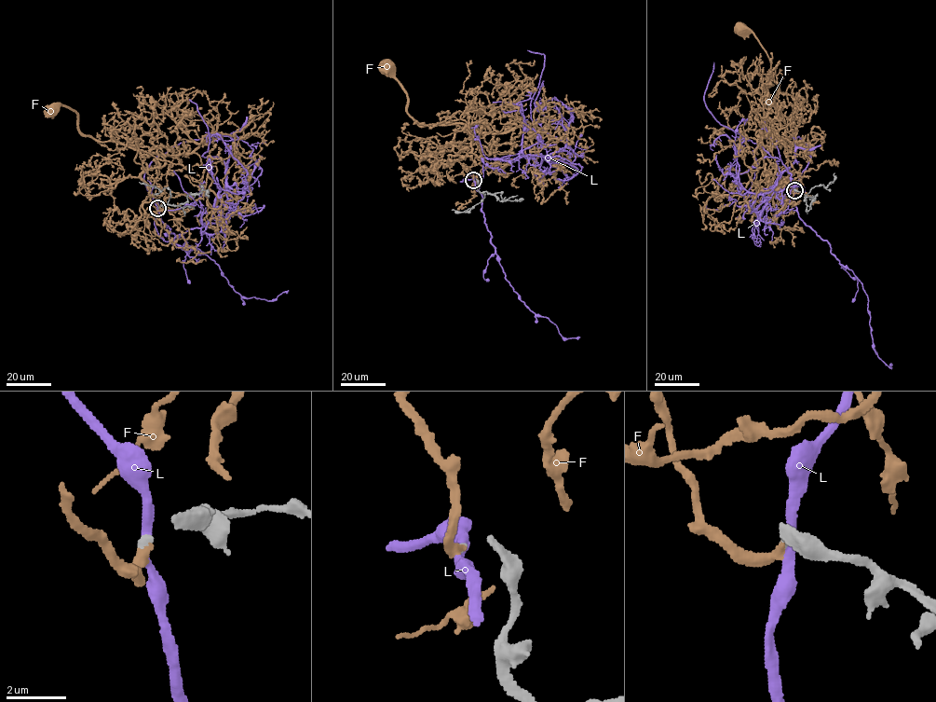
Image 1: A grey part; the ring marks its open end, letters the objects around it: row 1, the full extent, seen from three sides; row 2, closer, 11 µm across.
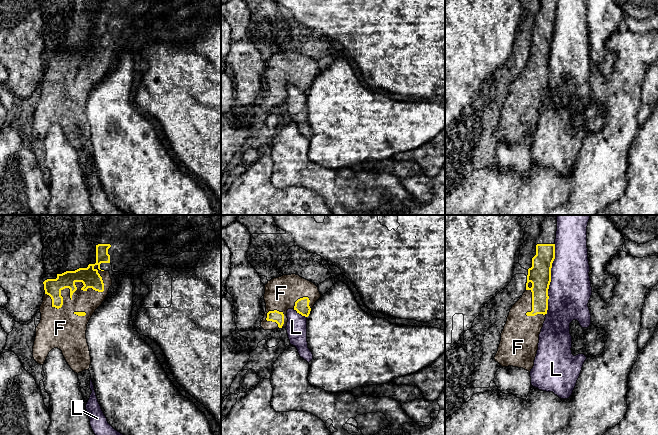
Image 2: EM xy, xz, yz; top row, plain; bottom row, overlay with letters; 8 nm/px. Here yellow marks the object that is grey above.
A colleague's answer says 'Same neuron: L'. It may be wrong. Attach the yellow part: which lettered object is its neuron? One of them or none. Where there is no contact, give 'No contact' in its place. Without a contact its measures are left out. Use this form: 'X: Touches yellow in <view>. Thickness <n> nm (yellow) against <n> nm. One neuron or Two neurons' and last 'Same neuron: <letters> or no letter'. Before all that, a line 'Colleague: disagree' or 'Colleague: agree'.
Colleague: disagree
F: Touches yellow in xy. Thickness 150 nm (yellow) against 180 nm. One neuron
L: Touches yellow in yz. Thickness 180 nm (yellow) against 340 nm. Two neurons
Same neuron: F

